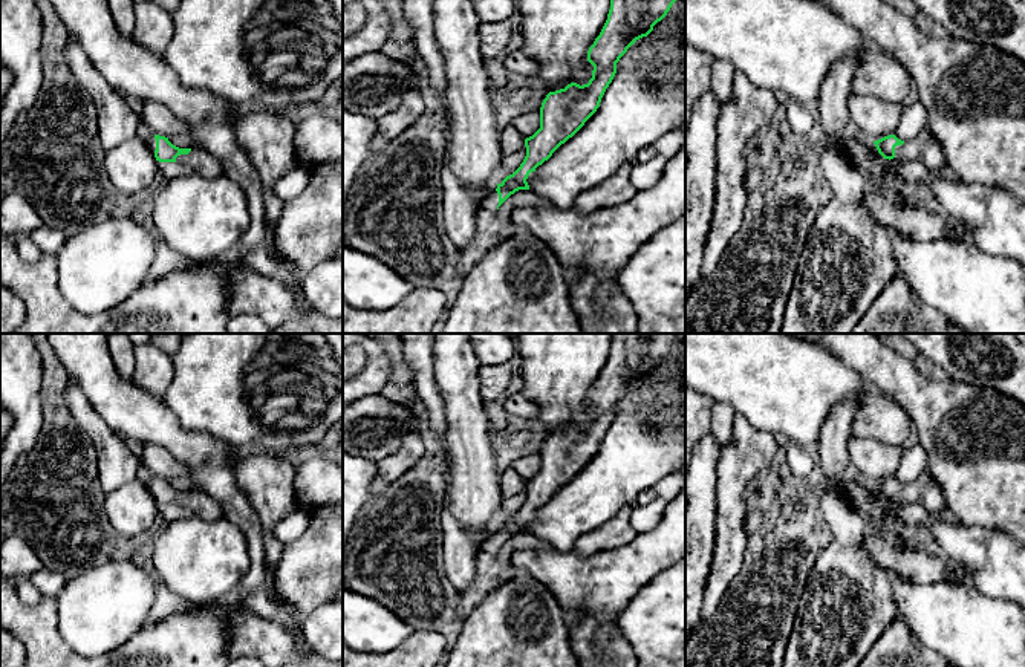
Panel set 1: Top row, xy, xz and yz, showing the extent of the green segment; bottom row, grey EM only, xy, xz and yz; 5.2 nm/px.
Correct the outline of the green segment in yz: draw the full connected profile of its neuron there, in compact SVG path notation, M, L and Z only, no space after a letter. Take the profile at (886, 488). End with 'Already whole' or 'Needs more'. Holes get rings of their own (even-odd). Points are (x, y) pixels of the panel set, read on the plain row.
M924 470L912 483L901 483L895 477L884 479L874 483L878 496L884 502L900 502L901 505L916 503L926 508L933 516L941 516L945 502L939 485L932 479L927 470Z. Needs more

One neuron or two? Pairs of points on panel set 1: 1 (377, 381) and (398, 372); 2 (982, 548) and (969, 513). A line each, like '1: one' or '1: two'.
1: two
2: two

